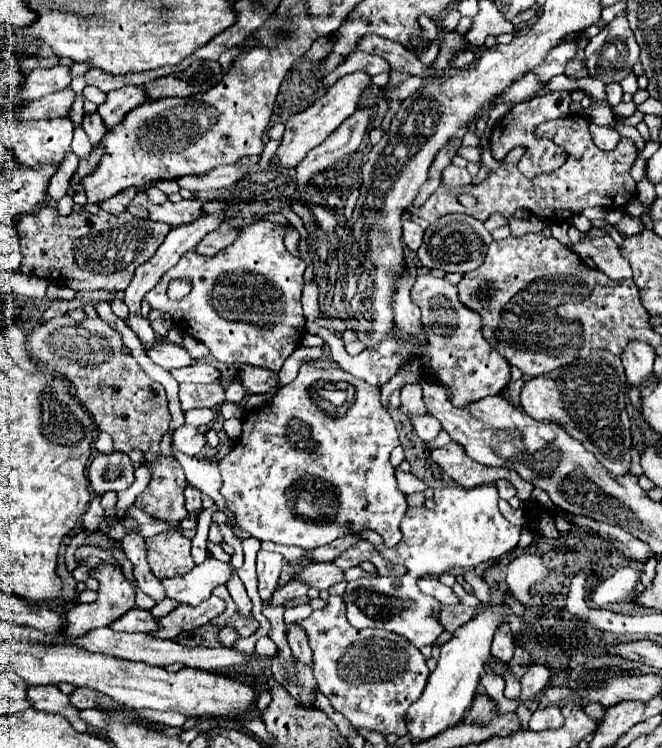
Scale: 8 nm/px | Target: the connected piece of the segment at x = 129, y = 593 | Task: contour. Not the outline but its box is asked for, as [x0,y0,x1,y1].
[65,561,135,639]

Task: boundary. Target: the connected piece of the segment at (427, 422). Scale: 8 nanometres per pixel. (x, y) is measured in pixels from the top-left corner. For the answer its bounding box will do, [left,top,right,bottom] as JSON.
[409,415,441,441]

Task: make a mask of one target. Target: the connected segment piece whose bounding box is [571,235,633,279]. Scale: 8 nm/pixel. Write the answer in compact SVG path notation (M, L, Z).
M609 235L581 237L577 243L571 245L571 251L581 259L591 257L597 269L611 279L625 279L633 275L629 261L621 255L619 245Z

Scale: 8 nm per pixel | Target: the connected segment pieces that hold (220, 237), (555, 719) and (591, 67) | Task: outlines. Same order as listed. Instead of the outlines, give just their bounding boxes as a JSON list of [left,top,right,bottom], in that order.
[[193,221,239,255],[529,707,563,731],[585,11,639,83]]

